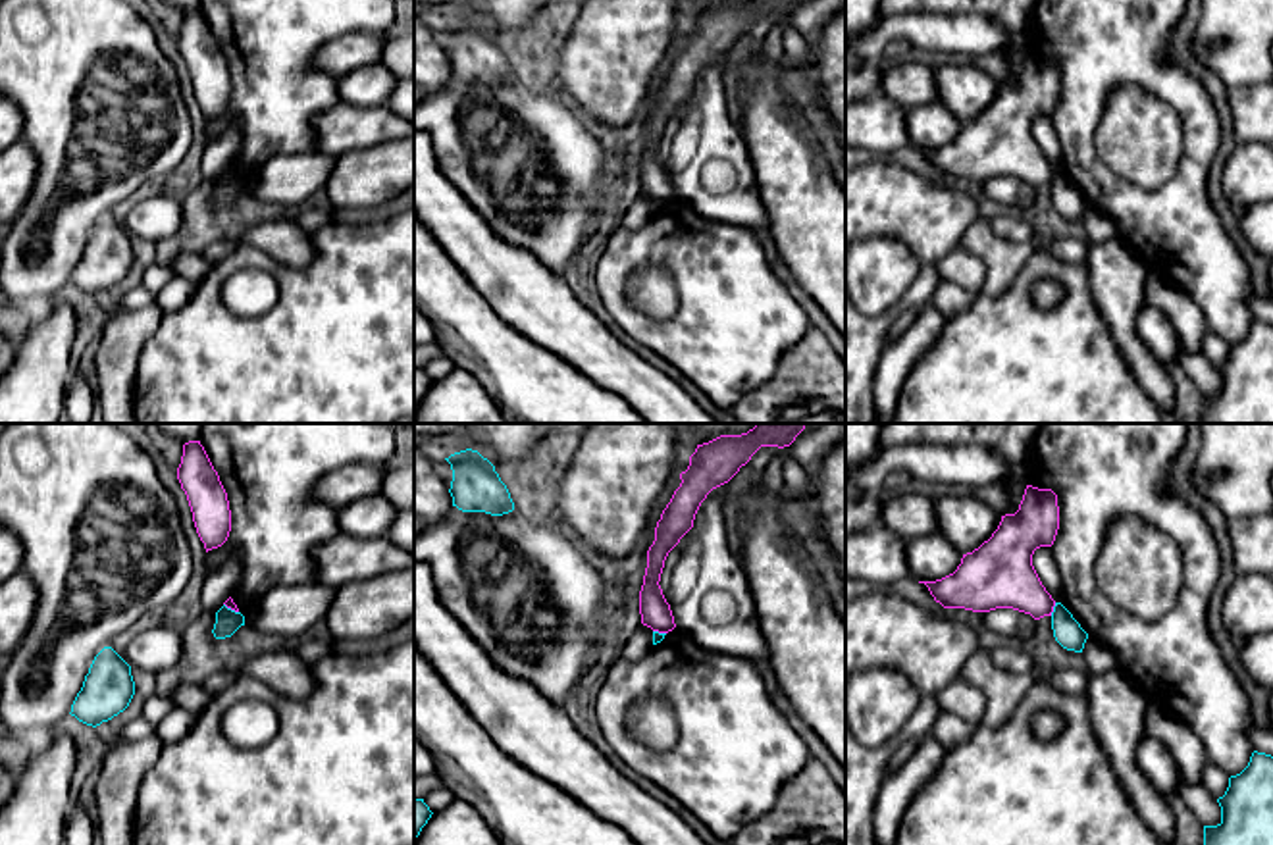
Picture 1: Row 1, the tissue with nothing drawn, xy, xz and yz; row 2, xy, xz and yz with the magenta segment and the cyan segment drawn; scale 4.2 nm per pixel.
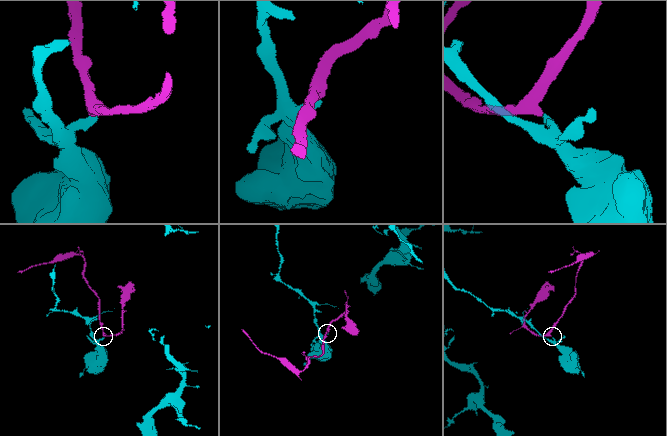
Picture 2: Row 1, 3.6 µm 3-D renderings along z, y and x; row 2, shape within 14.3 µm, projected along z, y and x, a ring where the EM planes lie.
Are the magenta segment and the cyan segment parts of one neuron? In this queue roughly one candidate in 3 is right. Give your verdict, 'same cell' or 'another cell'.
another cell

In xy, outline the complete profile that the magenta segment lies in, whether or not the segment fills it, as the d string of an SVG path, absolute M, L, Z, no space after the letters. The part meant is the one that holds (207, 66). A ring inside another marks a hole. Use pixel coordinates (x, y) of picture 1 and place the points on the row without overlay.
M200 10L183 13L177 48L206 121L221 115L231 100L231 79L227 62Z

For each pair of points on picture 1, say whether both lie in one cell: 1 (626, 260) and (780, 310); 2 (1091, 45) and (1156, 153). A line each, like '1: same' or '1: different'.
1: same
2: different

